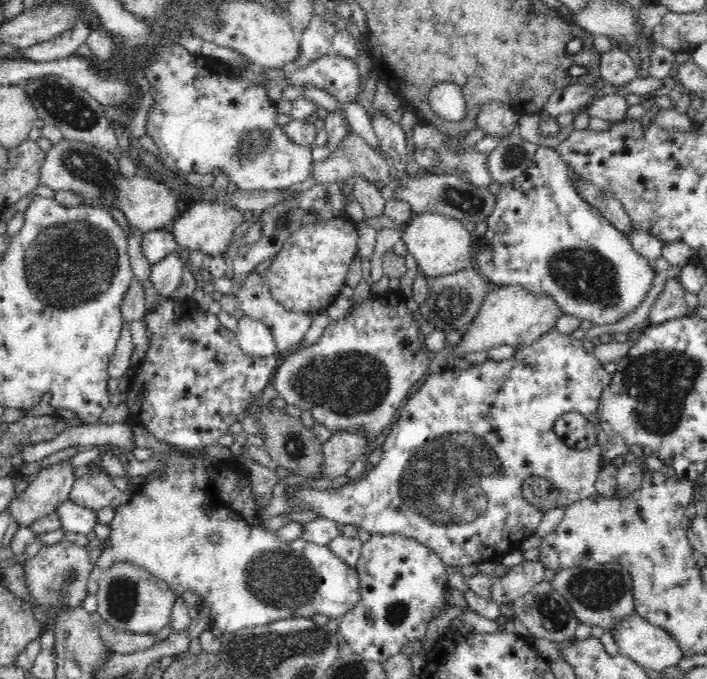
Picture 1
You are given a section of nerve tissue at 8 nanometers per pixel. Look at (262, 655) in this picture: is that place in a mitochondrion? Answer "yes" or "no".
yes

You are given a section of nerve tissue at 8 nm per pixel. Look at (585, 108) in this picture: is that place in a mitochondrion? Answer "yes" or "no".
no

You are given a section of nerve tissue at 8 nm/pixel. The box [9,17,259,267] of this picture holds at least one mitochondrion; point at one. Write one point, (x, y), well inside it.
(67, 109)

